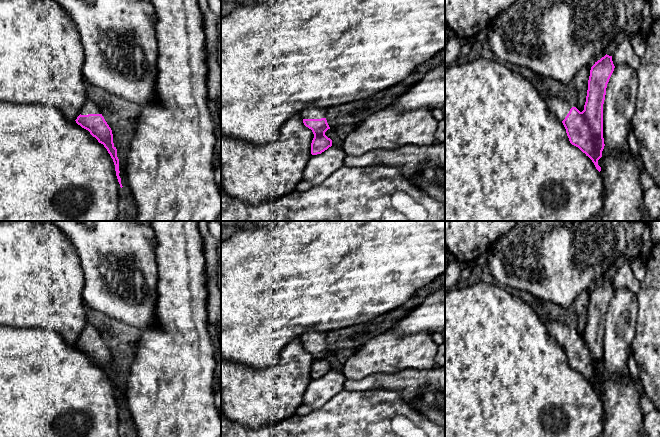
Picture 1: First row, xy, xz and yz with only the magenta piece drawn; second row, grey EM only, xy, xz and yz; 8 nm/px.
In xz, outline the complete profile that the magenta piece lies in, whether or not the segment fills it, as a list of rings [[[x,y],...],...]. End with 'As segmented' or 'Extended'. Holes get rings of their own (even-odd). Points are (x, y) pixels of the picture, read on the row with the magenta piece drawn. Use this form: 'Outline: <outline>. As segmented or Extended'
Outline: [[[307,105],[302,109],[301,116],[306,127],[312,130],[314,138],[311,143],[311,154],[321,154],[332,146],[332,140],[325,135],[330,129],[326,120],[326,110],[314,105]]]. Extended

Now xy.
Outline: [[[87,98],[81,109],[80,115],[75,121],[82,128],[88,130],[90,134],[107,149],[108,153],[113,159],[116,176],[120,187],[122,188],[123,186],[119,176],[119,159],[117,157],[117,149],[113,143],[112,130],[105,121],[98,107]]]. Extended

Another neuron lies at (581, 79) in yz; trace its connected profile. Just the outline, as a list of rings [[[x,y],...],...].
[[[590,64],[583,66],[573,80],[578,91],[578,102],[576,108],[580,112],[584,110],[584,105],[586,102],[588,80],[590,76],[591,67],[592,66]]]

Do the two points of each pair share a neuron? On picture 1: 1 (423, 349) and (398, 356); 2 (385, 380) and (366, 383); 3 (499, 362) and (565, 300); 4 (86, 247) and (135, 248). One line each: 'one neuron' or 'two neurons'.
1: one neuron
2: one neuron
3: two neurons
4: one neuron

